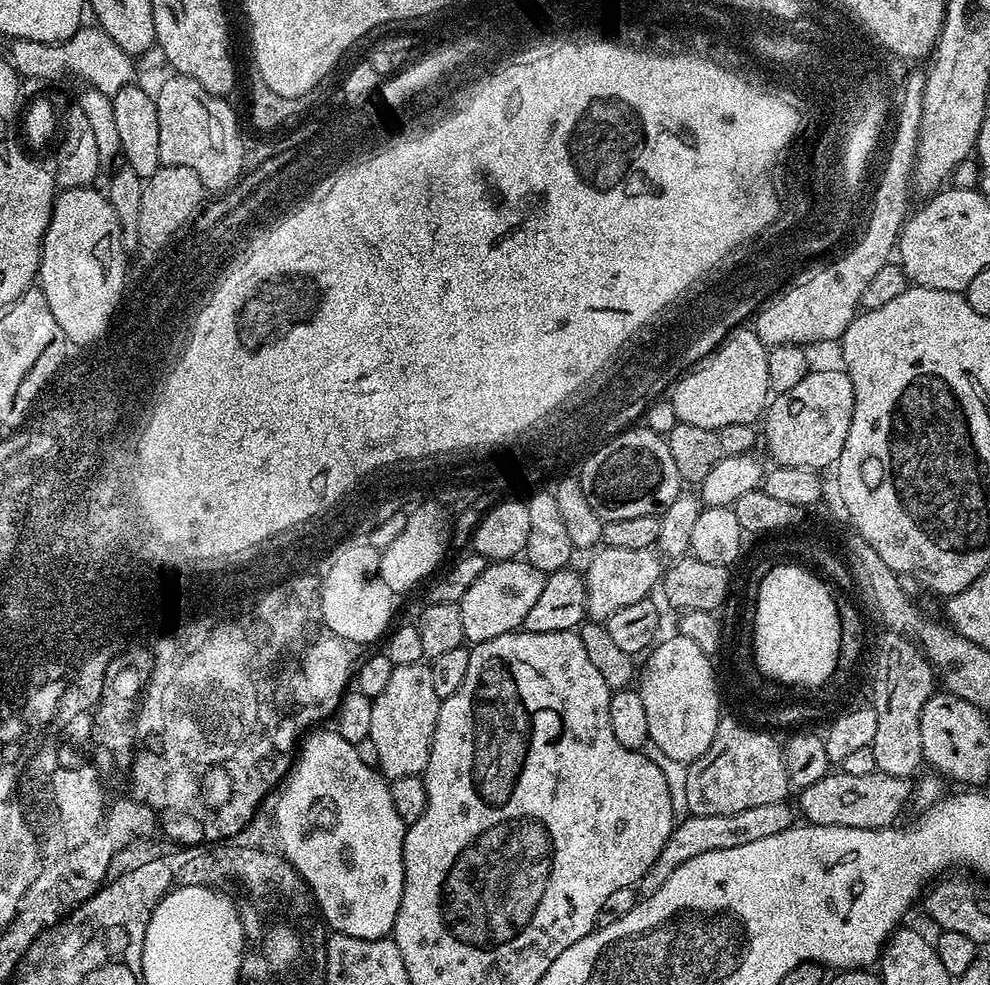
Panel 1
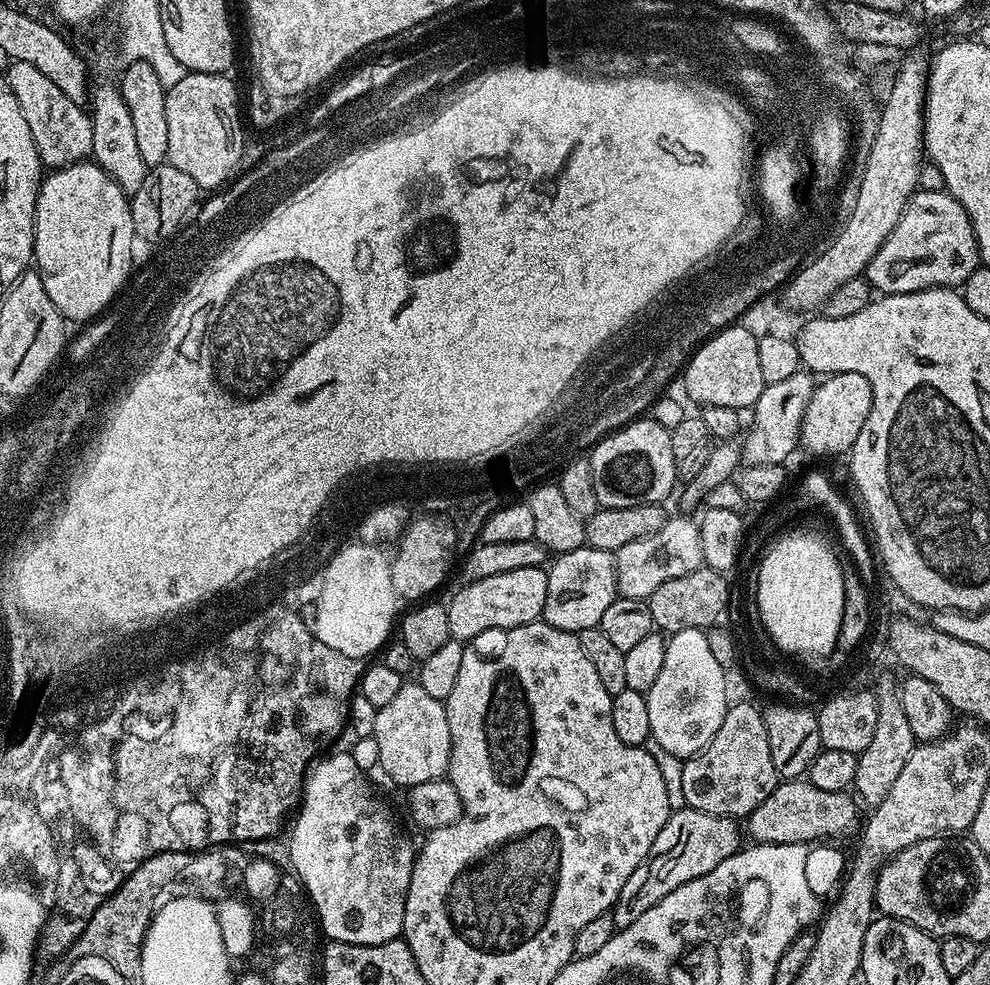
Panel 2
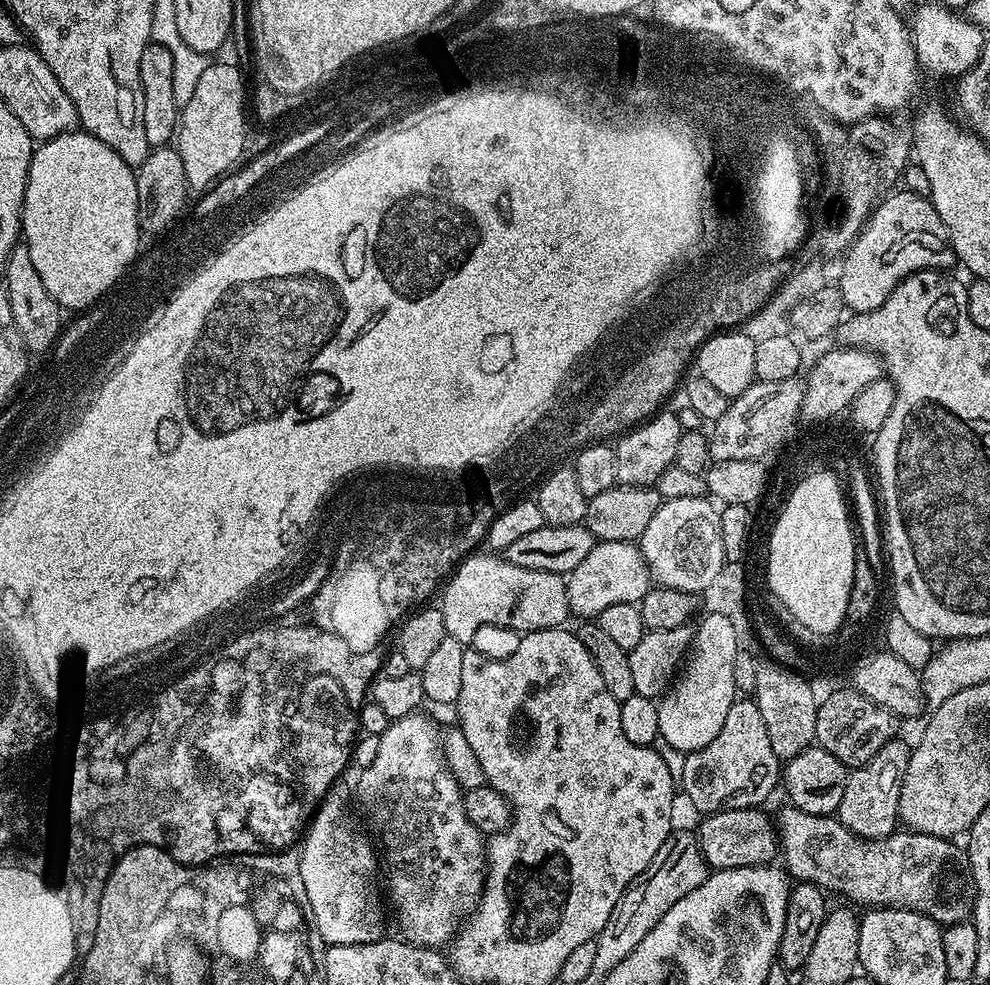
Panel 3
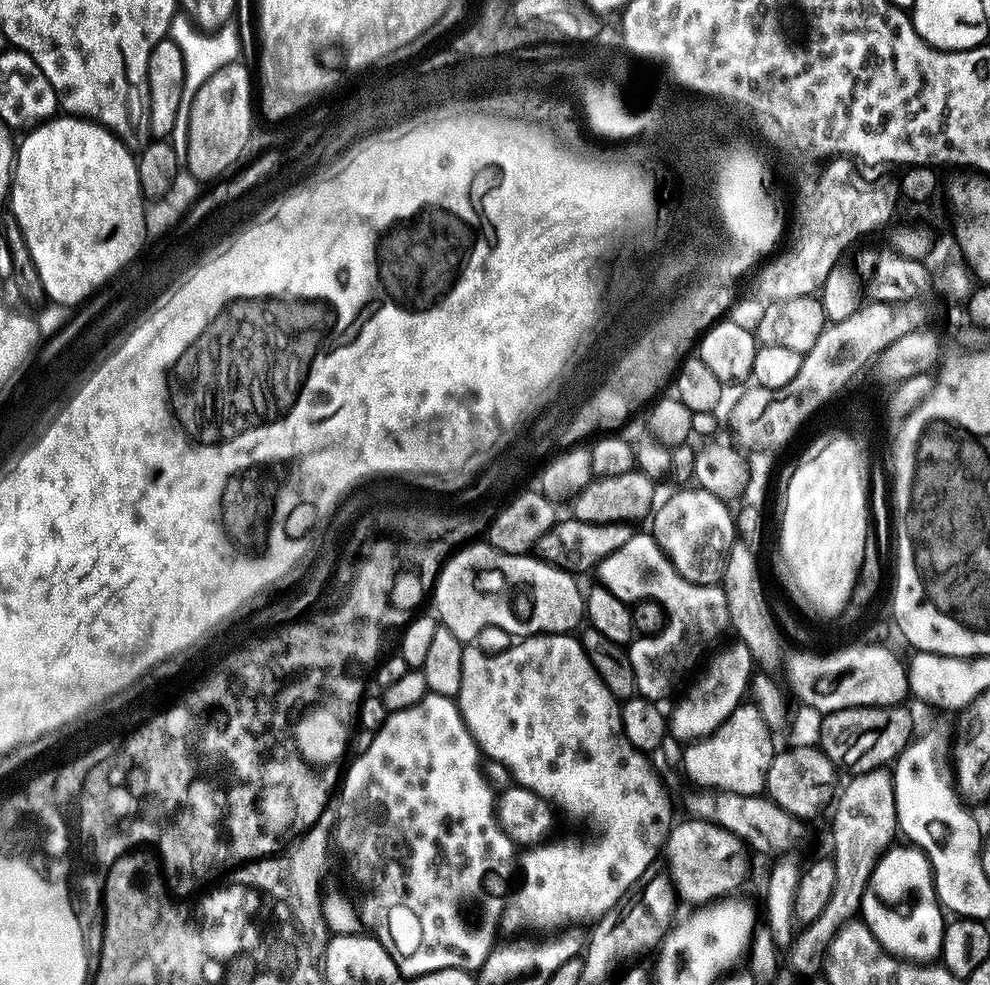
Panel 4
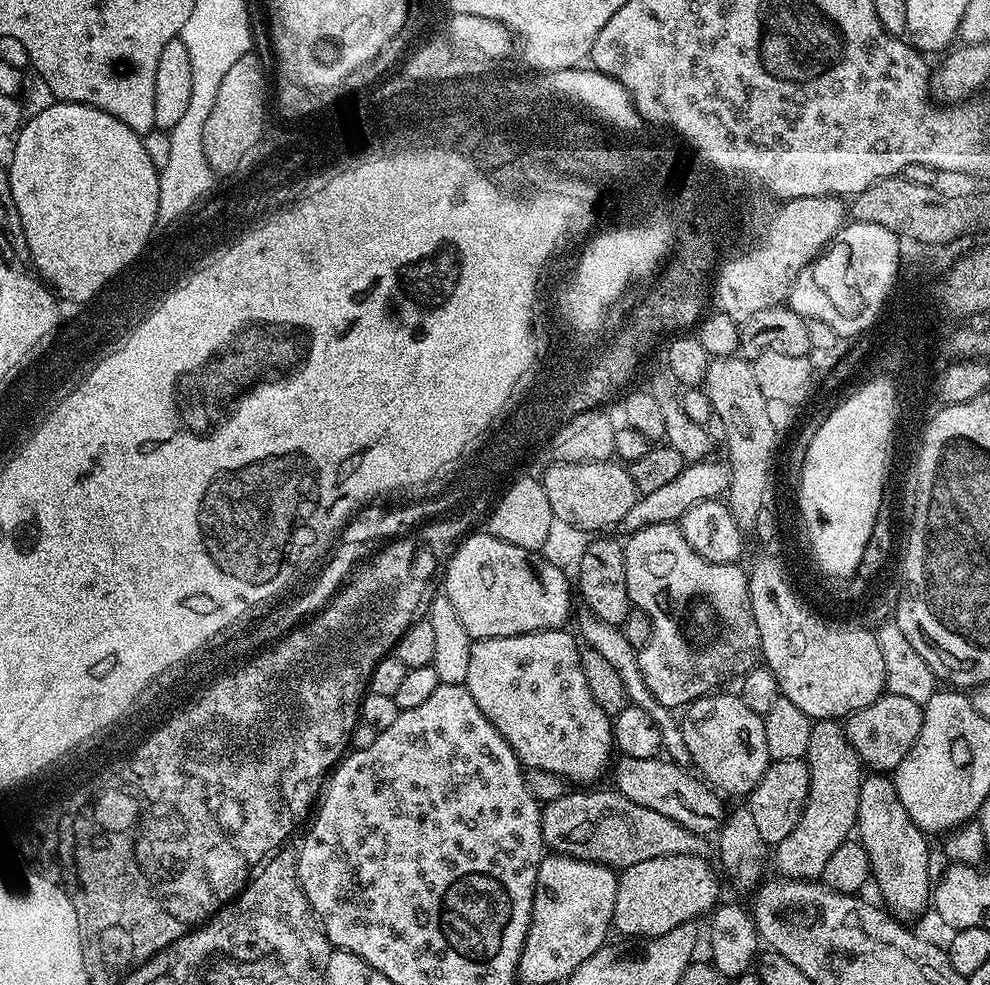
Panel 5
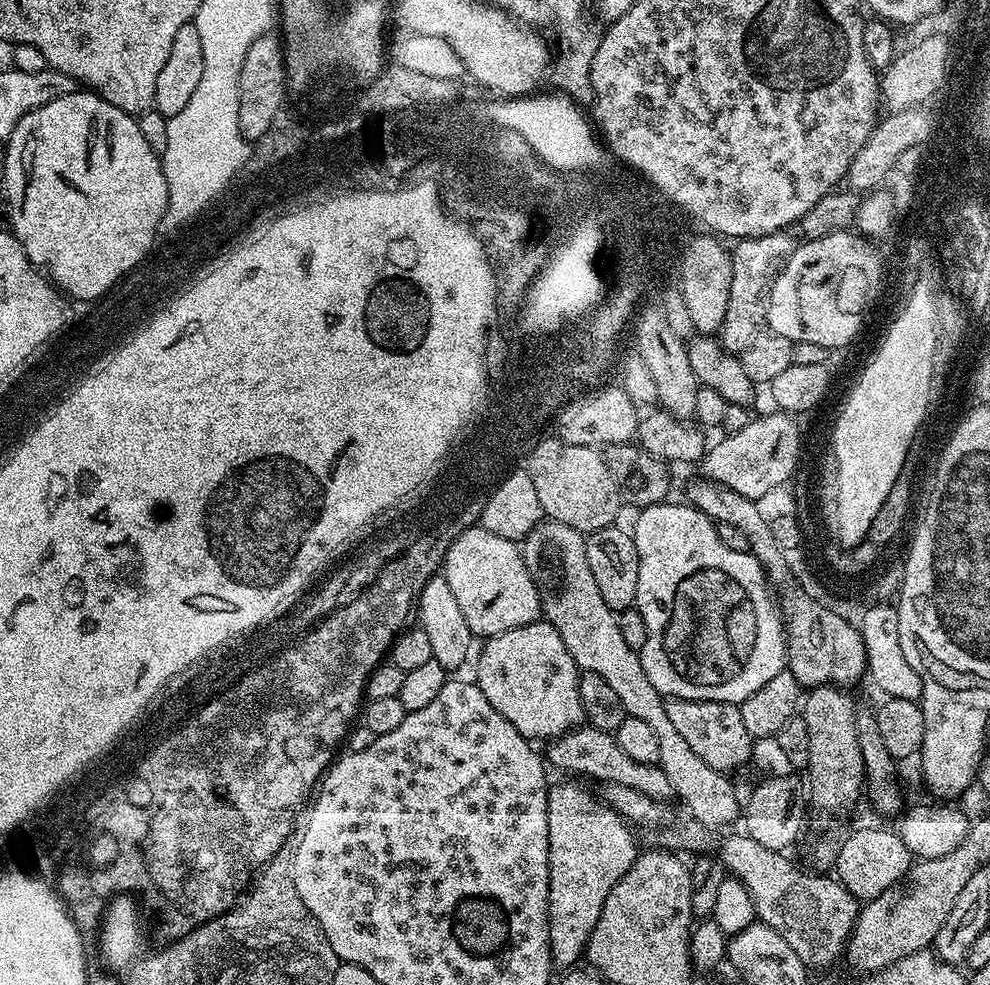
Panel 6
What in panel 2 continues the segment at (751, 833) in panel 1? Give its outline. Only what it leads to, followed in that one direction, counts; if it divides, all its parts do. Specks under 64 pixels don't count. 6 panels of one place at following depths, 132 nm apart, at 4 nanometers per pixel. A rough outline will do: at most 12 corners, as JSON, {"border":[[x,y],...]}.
{"border":[[673,811],[610,913],[638,922],[742,847],[741,821]]}

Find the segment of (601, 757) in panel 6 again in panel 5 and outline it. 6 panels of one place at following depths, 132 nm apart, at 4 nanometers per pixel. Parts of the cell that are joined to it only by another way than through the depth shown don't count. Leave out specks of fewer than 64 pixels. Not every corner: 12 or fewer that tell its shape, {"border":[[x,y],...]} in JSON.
{"border":[[669,758],[615,761],[615,791],[719,833],[721,793]]}

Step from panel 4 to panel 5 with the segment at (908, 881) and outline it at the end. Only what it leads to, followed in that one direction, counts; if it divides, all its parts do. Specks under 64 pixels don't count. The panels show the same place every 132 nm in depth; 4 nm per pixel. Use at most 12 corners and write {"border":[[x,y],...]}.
{"border":[[891,775],[863,777],[855,831],[879,899],[927,909],[929,837]]}

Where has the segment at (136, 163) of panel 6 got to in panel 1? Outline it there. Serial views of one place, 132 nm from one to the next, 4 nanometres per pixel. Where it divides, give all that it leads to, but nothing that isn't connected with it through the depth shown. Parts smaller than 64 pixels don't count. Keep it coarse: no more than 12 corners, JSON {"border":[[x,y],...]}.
{"border":[[99,187],[52,201],[38,287],[78,339],[126,290],[124,231]]}

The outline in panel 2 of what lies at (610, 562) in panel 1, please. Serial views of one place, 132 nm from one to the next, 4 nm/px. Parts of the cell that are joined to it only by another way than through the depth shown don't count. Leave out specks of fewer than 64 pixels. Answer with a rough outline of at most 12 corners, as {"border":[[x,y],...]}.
{"border":[[669,517],[616,552],[617,593],[646,600],[703,567],[699,523]]}

